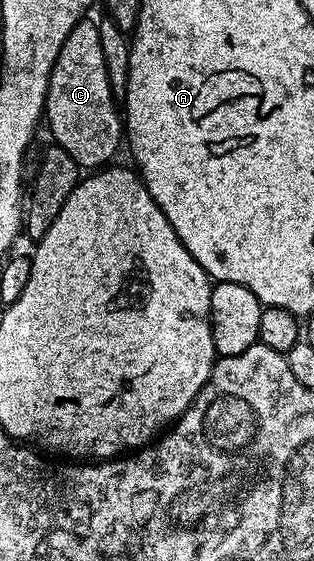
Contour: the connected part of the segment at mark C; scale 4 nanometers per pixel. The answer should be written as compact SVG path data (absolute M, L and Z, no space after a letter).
M84 18L69 30L69 36L61 46L61 52L57 54L57 62L51 71L49 86L47 87L47 107L45 109L45 124L51 127L51 136L58 147L66 150L80 169L99 170L110 165L119 148L119 140L124 139L125 124L121 119L121 108L117 103L117 97L110 86L109 74L106 72L105 57L101 52L101 39L99 25L91 18Z

